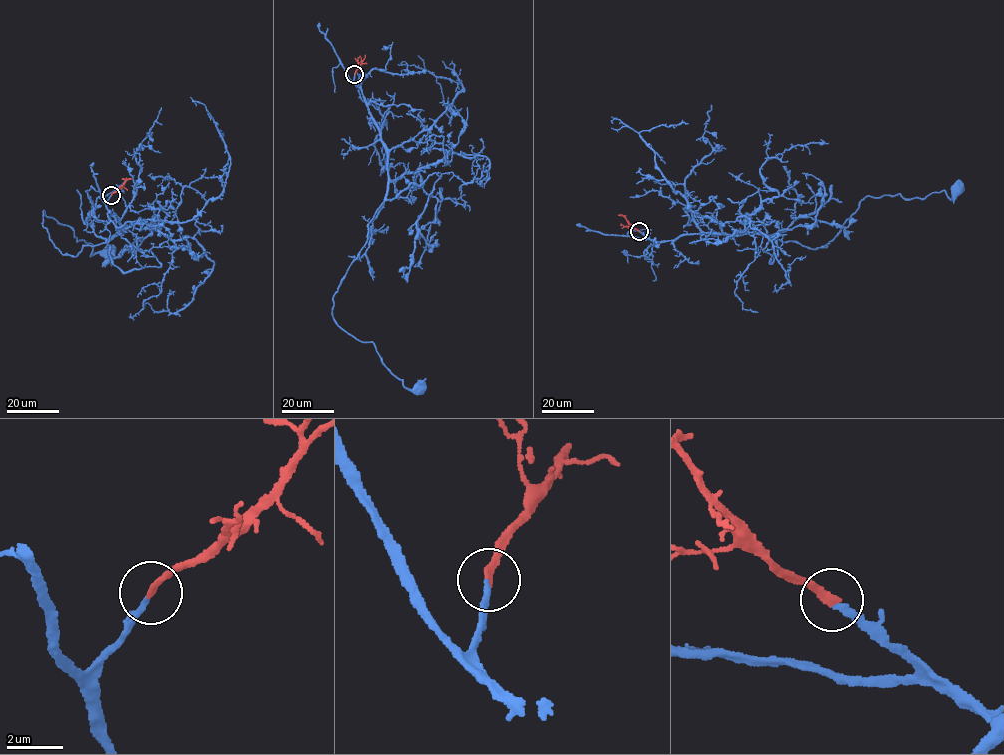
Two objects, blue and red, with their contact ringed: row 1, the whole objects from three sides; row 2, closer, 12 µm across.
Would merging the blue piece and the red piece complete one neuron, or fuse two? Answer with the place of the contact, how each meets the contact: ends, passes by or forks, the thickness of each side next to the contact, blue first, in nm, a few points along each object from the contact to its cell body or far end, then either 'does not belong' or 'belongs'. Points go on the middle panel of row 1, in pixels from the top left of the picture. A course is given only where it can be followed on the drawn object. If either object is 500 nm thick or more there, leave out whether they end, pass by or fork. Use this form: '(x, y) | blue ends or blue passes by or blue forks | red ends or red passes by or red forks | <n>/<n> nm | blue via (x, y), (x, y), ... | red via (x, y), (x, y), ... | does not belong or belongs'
(354, 74) | blue ends | red ends | 190/240 nm | blue via (354, 74), (386, 151), (388, 193), (334, 294), (332, 314), (359, 341), (374, 344), (404, 386), (421, 387) | red via (354, 74), (365, 55) | belongs

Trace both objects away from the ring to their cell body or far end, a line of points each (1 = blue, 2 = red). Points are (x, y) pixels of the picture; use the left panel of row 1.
1: (111, 195), (120, 228), (76, 257), (42, 223), (44, 211), (91, 256), (110, 250)
2: (111, 195), (131, 178)

